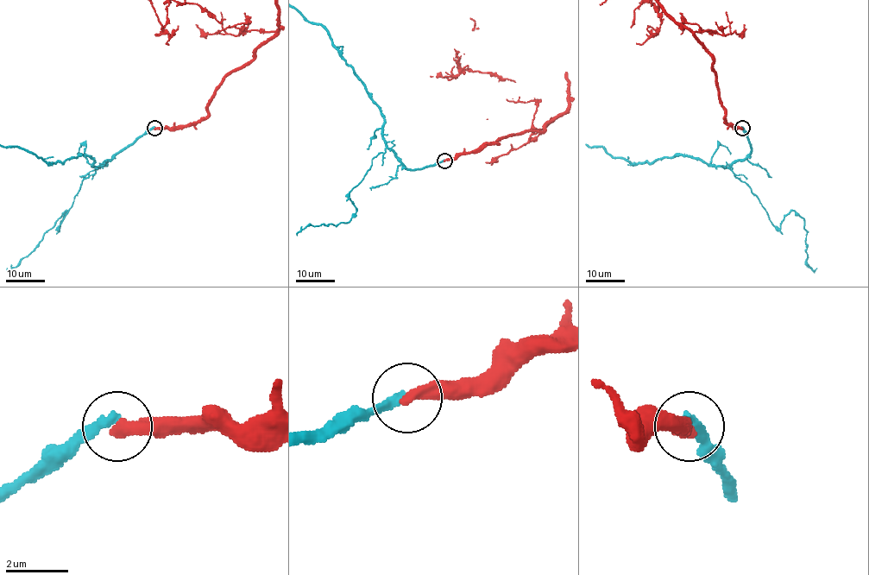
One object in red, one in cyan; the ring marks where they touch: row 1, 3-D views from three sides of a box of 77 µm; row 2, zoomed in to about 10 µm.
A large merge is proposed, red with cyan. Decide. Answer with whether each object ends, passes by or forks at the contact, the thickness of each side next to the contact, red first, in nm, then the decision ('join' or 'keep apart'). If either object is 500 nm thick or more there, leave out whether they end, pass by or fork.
red ends | cyan ends | 420/320 nm | keep apart

